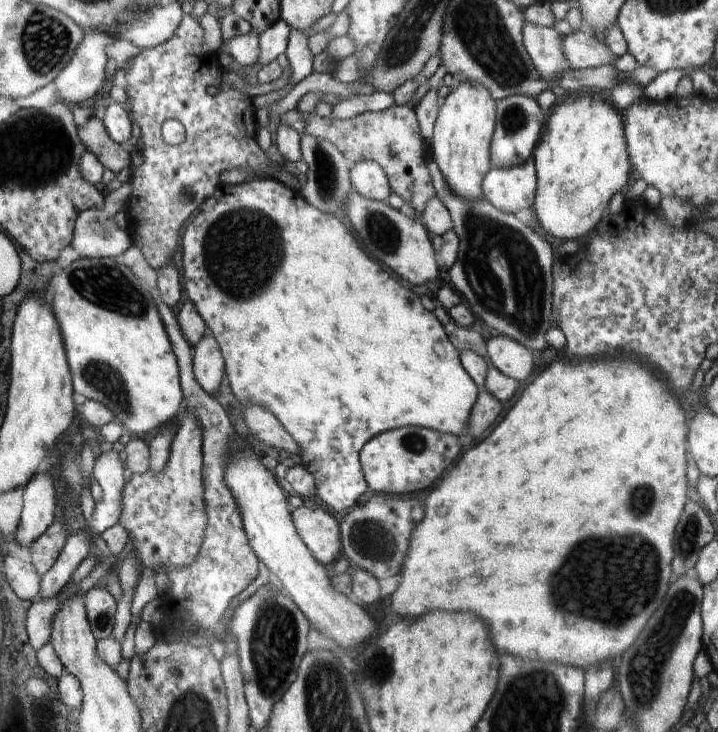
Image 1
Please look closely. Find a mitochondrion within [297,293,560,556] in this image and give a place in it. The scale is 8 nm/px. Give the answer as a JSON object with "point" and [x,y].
{"point":[414,442]}

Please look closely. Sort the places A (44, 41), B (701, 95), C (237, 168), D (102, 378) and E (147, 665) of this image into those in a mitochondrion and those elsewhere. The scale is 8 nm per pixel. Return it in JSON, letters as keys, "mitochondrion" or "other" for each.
{"A":"mitochondrion","B":"other","C":"other","D":"mitochondrion","E":"other"}

